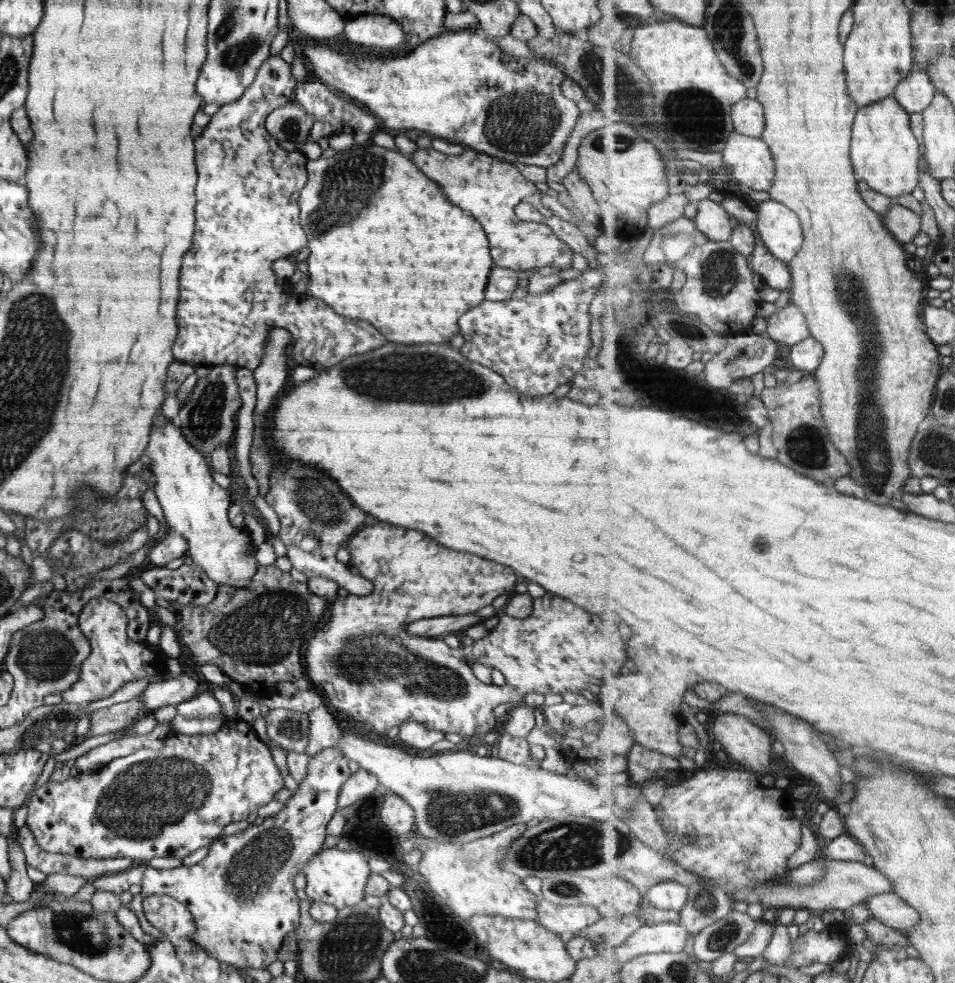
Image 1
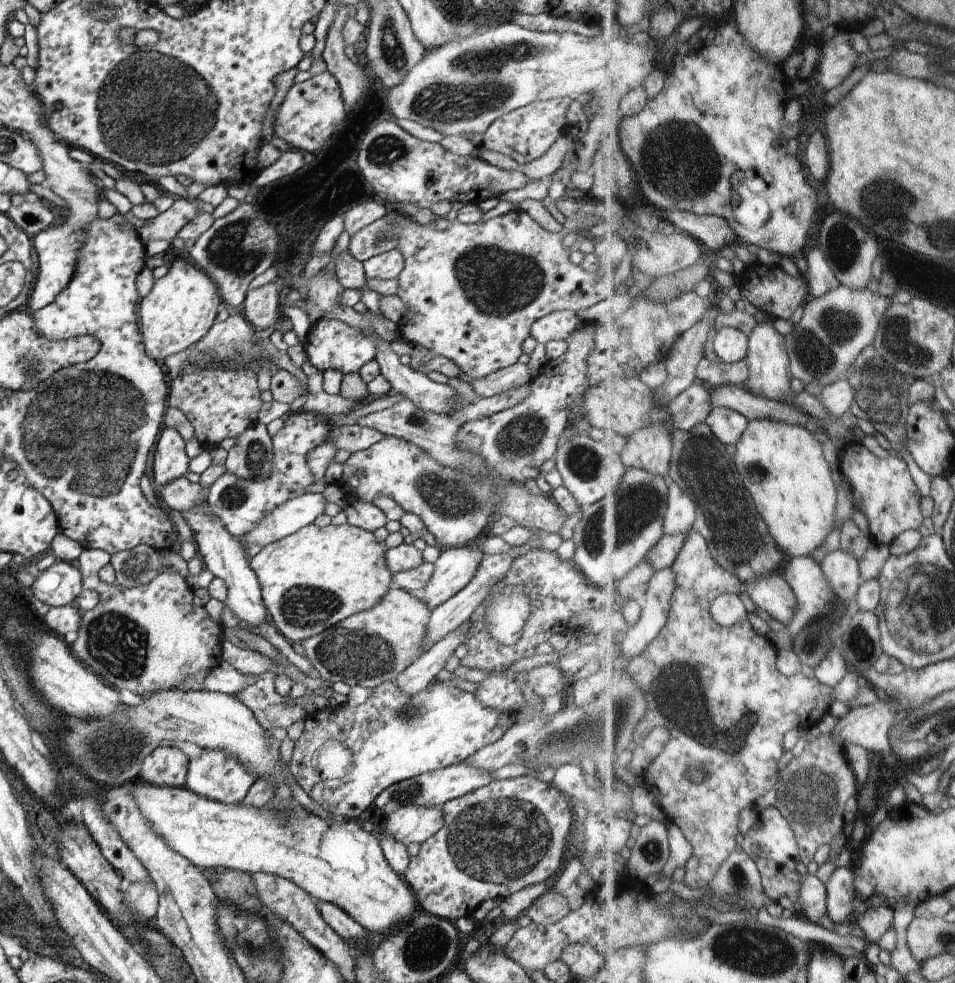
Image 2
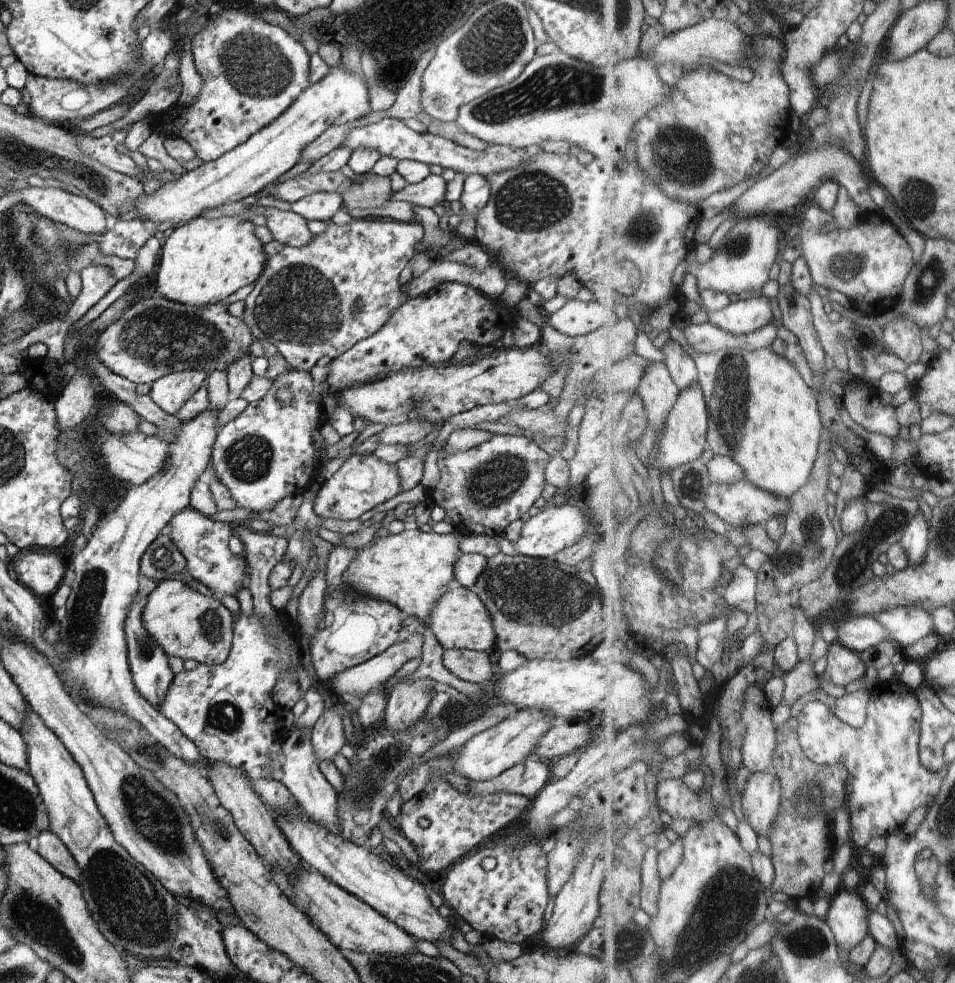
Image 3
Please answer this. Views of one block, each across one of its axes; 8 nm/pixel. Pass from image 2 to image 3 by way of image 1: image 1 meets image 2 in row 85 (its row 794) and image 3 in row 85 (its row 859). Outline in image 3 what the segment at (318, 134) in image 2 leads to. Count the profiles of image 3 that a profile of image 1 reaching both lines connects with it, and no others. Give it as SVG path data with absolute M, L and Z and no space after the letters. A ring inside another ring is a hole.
M218 6L214 9L213 20L194 34L191 40L191 50L196 71L203 80L201 92L189 106L179 108L172 105L164 112L154 113L149 116L154 130L164 133L164 136L182 138L194 149L200 160L204 163L216 160L225 152L236 148L246 142L258 130L268 126L272 120L276 120L294 100L300 96L302 90L310 87L308 55L304 45L294 40L278 25L265 22L246 10L238 10Z

